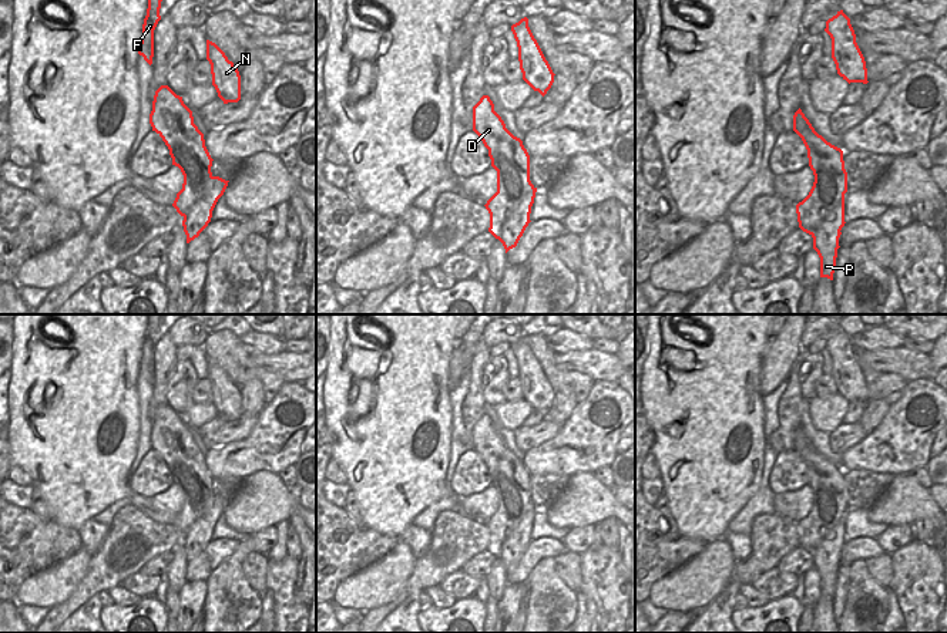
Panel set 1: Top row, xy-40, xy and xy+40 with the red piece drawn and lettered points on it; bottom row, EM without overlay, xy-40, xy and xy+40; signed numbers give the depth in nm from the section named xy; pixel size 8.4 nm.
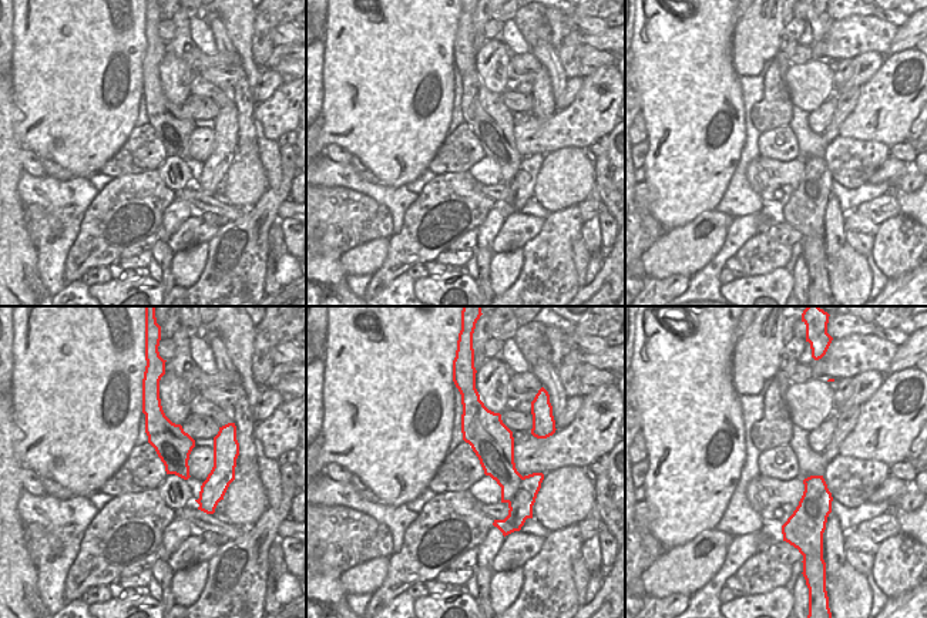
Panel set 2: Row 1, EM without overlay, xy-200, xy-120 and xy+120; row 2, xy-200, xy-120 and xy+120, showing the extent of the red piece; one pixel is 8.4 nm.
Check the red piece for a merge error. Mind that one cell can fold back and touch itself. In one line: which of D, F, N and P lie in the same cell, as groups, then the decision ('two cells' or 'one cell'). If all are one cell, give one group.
groups D F P / N; two cells

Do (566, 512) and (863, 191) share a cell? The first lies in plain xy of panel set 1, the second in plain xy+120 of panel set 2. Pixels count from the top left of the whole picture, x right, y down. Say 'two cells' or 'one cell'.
two cells

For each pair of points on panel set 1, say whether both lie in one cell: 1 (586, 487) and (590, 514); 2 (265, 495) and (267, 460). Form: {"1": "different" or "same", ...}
{"1": "same", "2": "different"}

